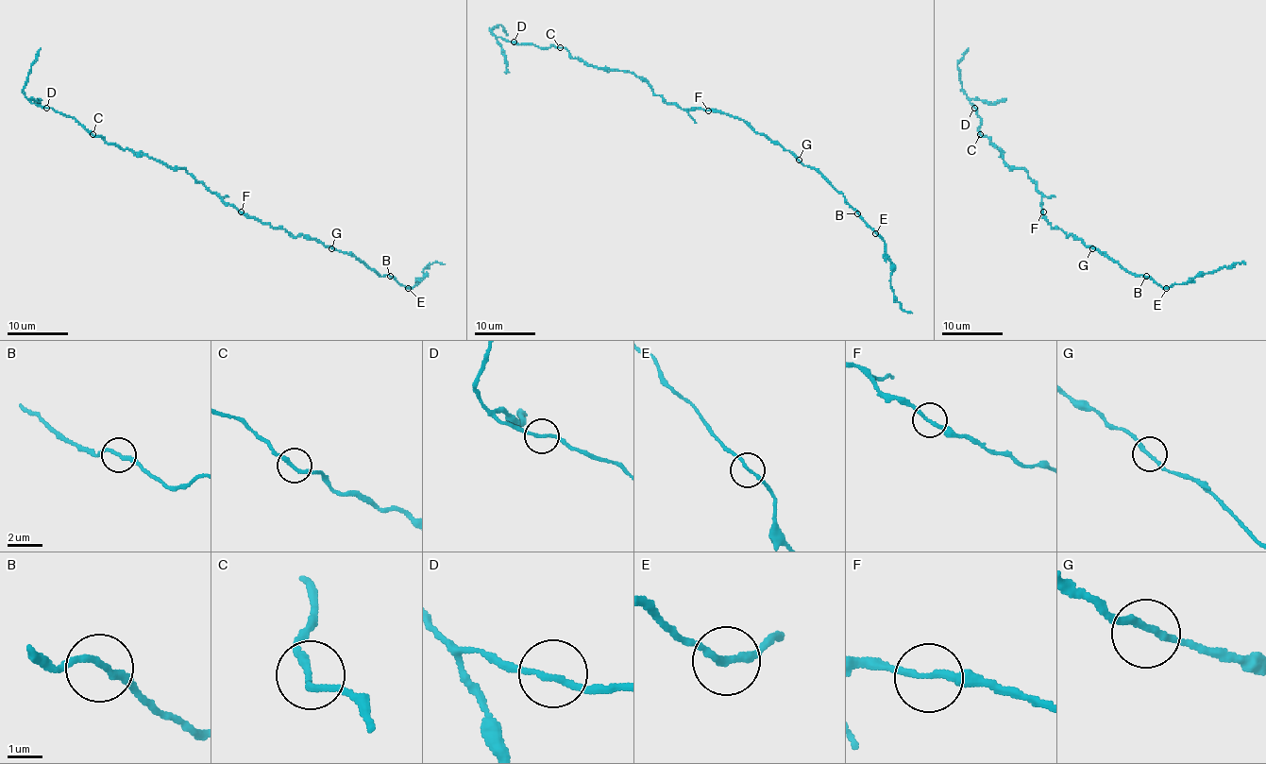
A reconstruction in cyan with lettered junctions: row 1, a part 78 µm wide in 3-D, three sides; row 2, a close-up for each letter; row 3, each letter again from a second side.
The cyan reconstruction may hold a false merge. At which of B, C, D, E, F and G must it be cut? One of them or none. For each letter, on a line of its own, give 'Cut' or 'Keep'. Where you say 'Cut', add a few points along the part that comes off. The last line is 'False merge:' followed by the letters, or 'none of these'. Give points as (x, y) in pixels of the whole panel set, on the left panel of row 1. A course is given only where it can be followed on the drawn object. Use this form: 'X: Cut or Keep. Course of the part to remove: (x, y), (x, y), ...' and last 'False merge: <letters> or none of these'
B: Keep
C: Keep
D: Keep
E: Cut. Course of the part to remove: (408, 288), (423, 278), (426, 267), (432, 263), (445, 264)
F: Keep
G: Keep
False merge: E

